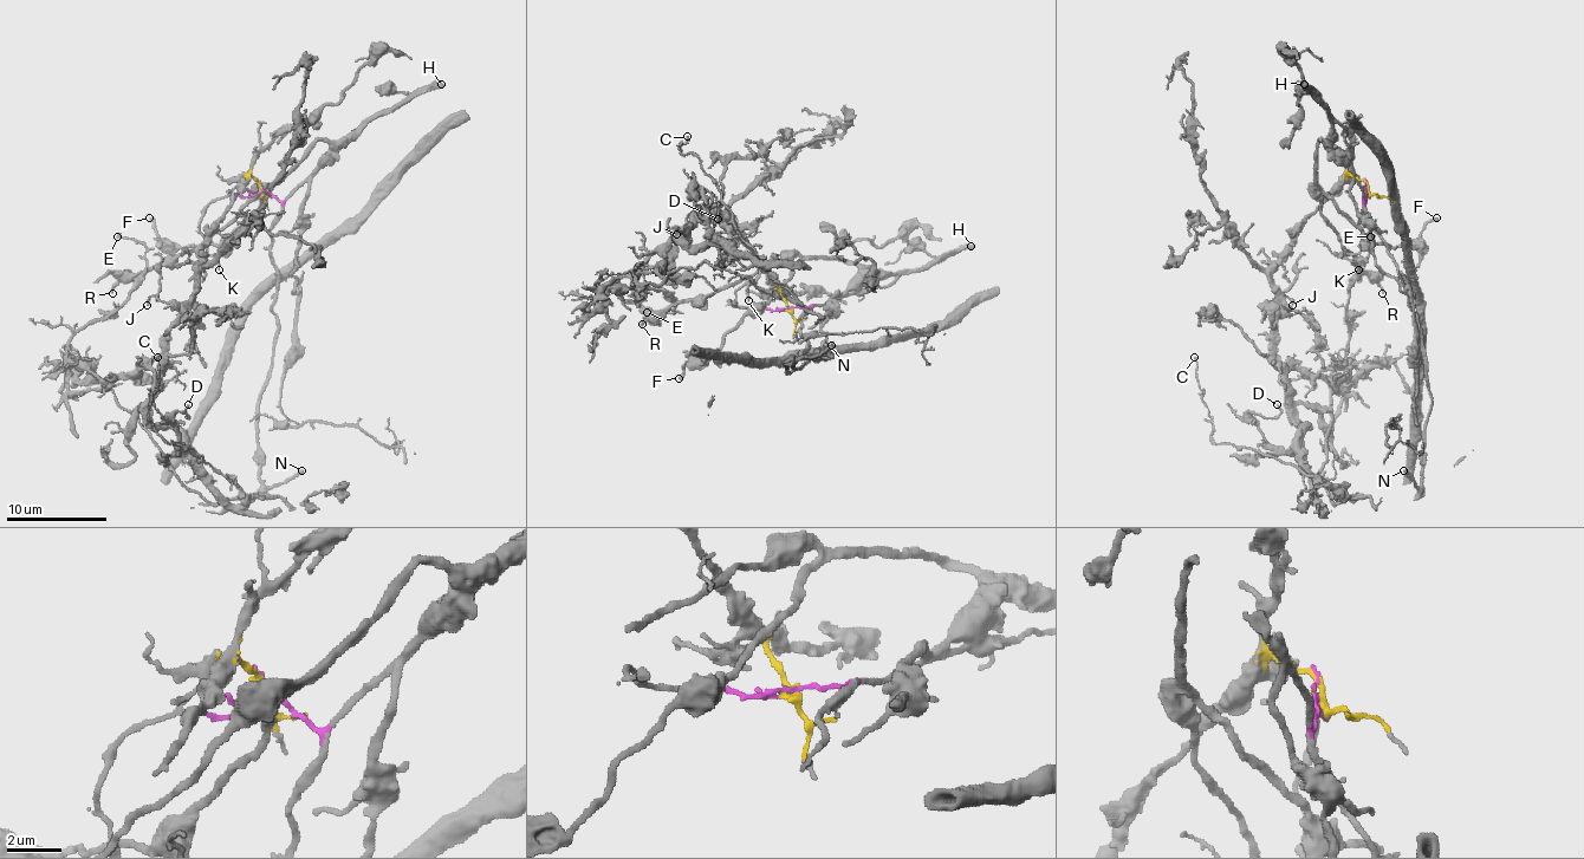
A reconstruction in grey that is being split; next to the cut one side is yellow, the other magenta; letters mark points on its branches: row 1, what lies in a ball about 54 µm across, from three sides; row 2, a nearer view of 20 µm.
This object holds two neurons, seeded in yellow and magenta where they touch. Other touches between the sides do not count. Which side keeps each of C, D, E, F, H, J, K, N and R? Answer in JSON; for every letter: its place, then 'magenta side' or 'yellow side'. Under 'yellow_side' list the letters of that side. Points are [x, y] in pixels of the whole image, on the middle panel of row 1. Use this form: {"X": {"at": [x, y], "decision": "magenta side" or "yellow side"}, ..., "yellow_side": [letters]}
{"C": {"at": [687, 136], "decision": "yellow side"}, "D": {"at": [718, 219], "decision": "yellow side"}, "E": {"at": [647, 312], "decision": "magenta side"}, "F": {"at": [679, 378], "decision": "magenta side"}, "H": {"at": [971, 246], "decision": "magenta side"}, "J": {"at": [676, 234], "decision": "yellow side"}, "K": {"at": [748, 300], "decision": "magenta side"}, "N": {"at": [831, 345], "decision": "magenta side"}, "R": {"at": [642, 324], "decision": "magenta side"}, "yellow_side": ["C", "D", "J"]}

